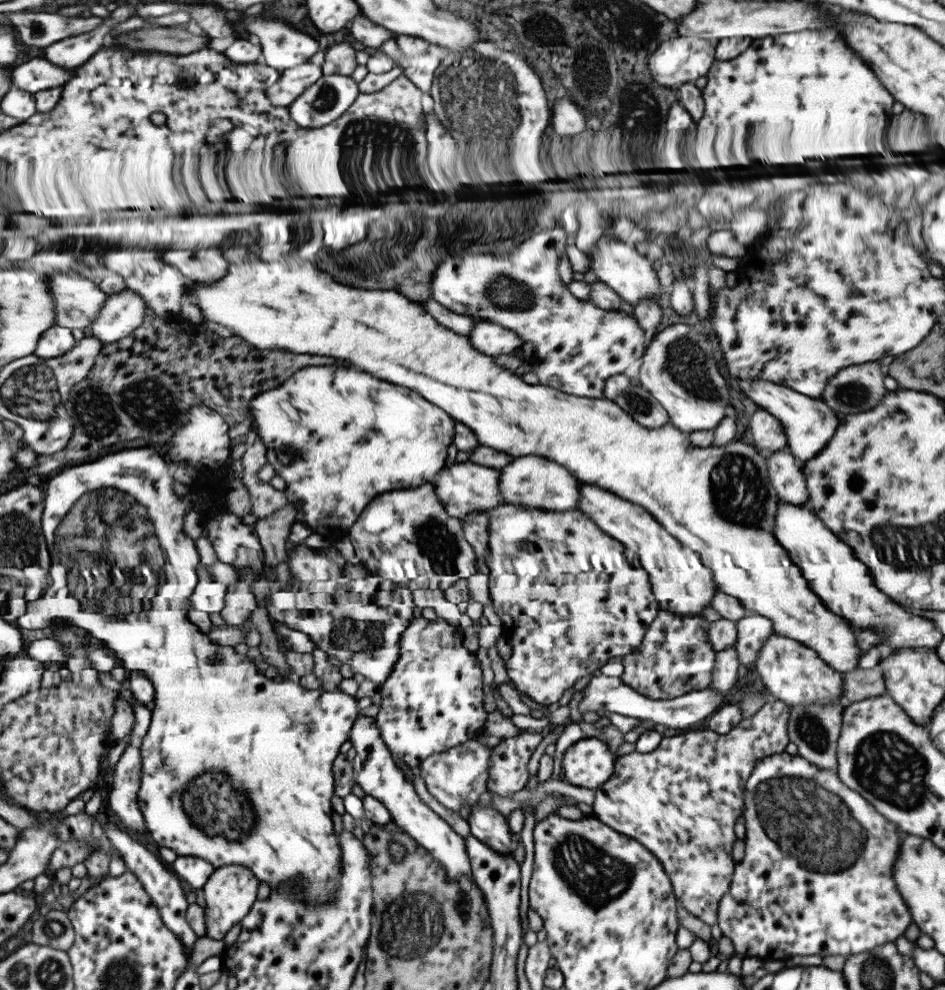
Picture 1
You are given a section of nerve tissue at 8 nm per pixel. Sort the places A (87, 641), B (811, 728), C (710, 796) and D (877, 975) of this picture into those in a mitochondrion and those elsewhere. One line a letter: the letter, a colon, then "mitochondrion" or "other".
A: other
B: mitochondrion
C: other
D: mitochondrion

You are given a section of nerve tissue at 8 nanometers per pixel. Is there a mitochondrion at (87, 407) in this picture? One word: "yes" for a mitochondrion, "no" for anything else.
yes

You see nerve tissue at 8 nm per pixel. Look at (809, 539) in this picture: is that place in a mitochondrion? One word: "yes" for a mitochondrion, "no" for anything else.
no

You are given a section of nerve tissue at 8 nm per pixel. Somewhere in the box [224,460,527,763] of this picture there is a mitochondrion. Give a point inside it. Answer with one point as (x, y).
(437, 543)

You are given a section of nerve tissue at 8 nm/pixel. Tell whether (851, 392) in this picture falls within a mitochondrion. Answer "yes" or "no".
yes

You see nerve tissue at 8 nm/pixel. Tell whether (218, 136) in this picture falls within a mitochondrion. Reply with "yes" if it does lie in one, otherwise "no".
no

